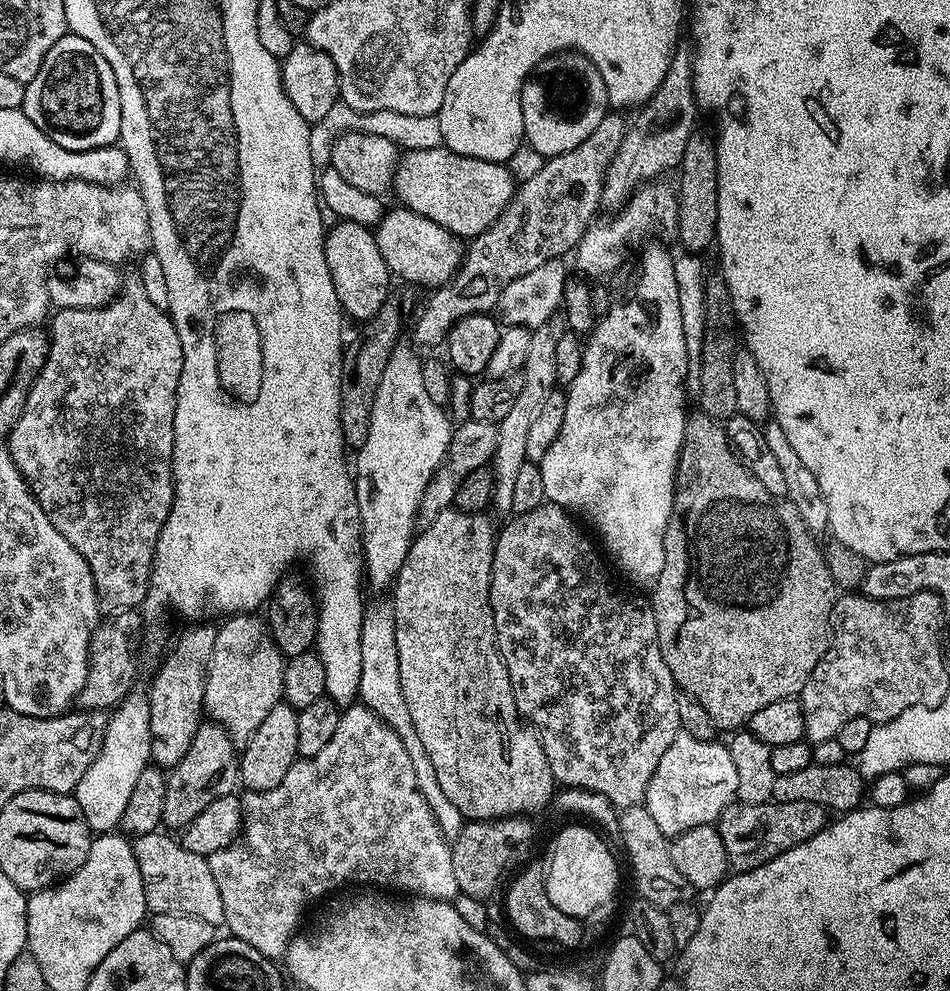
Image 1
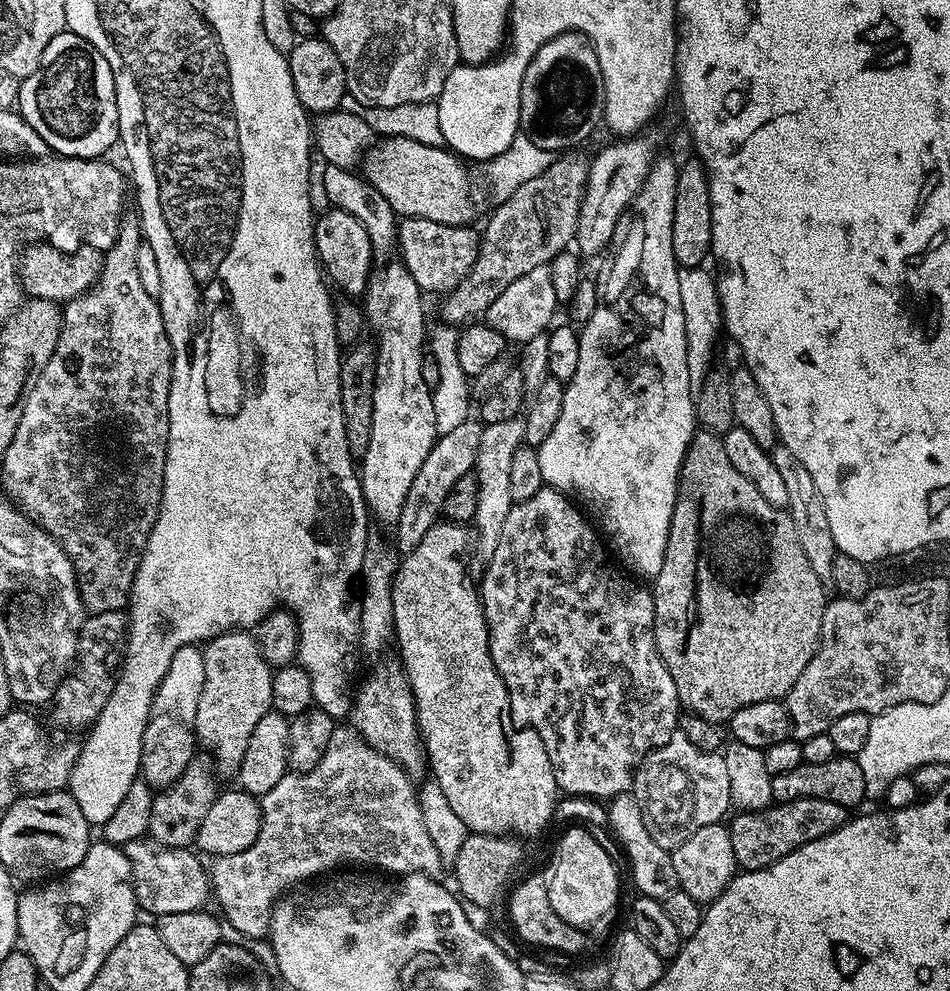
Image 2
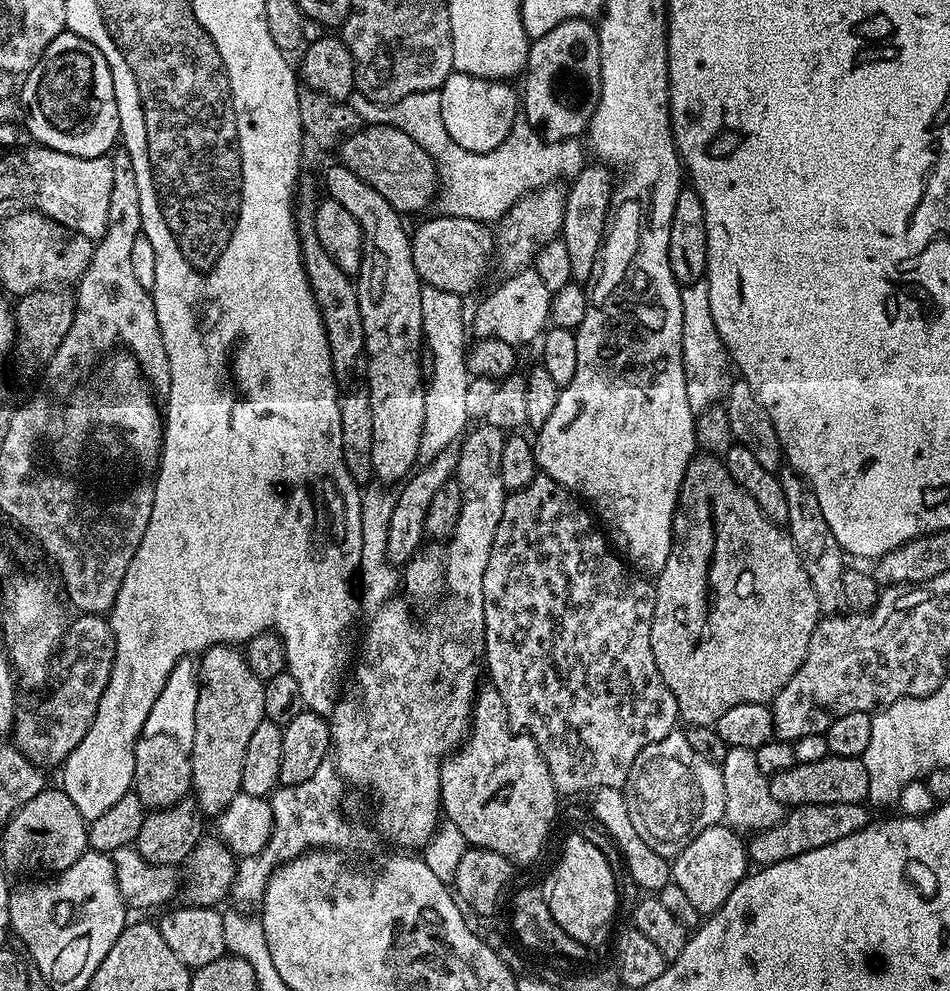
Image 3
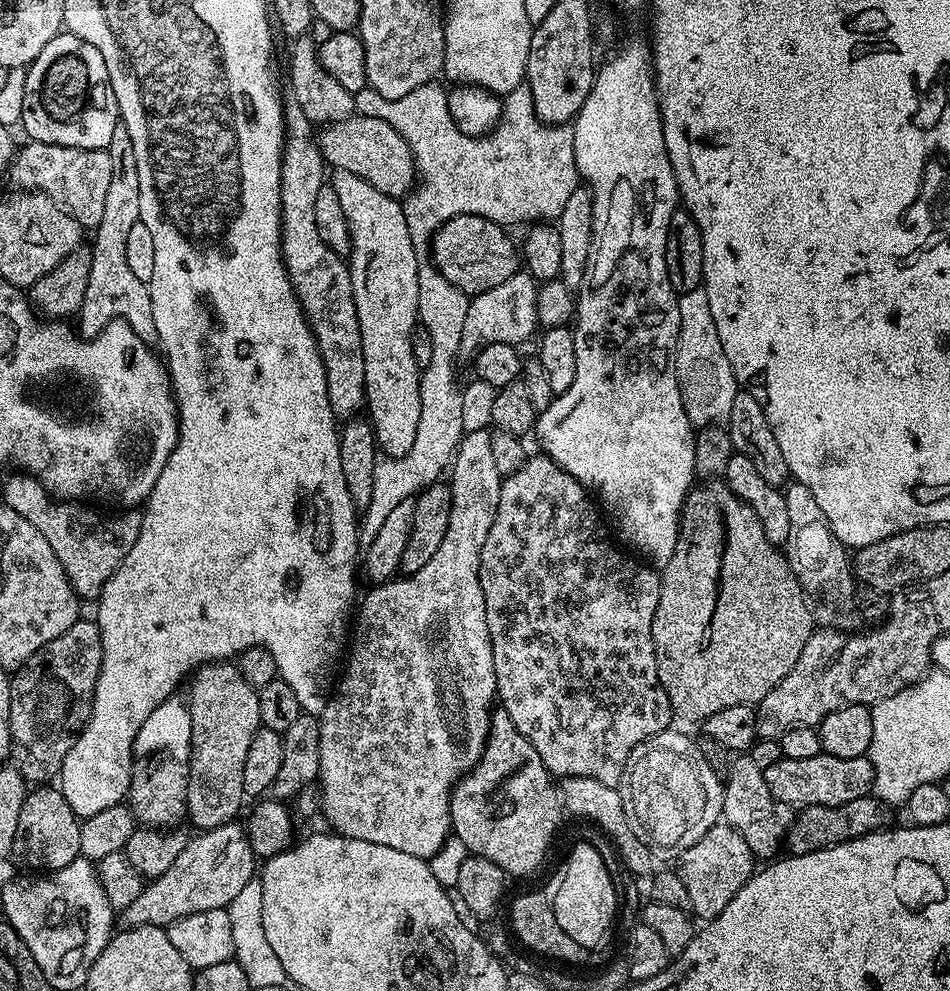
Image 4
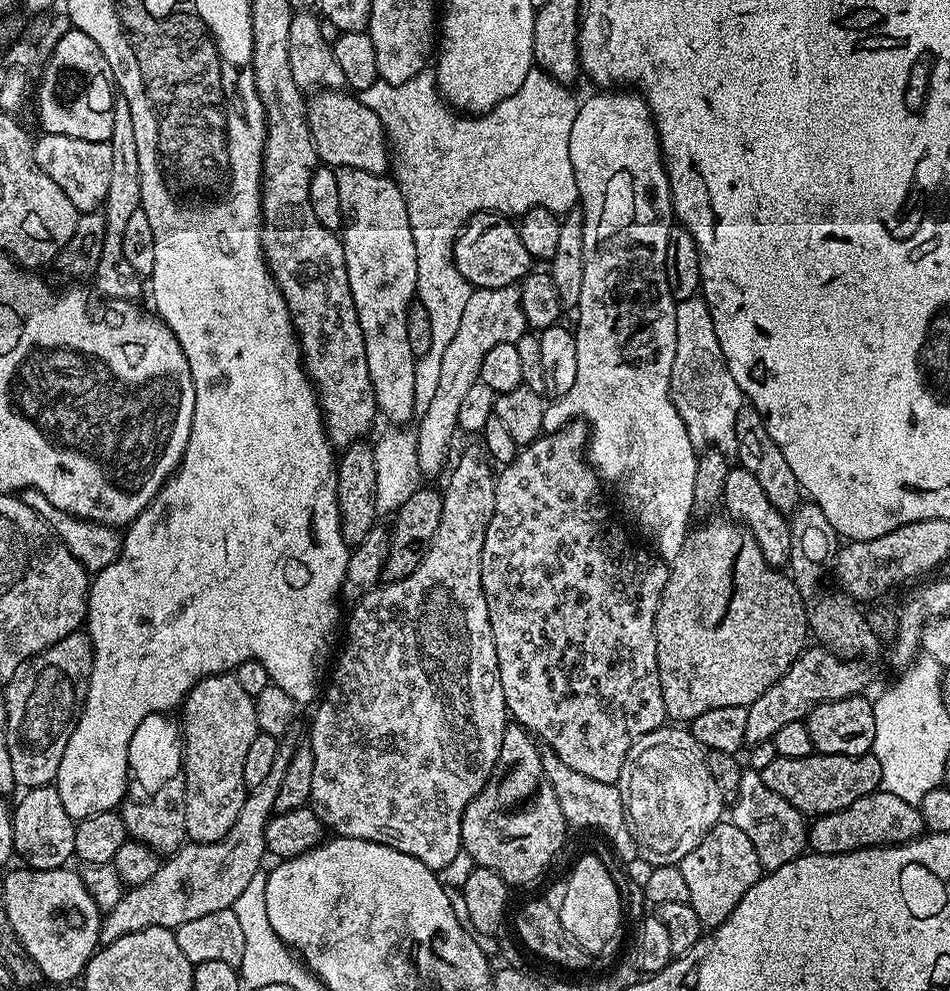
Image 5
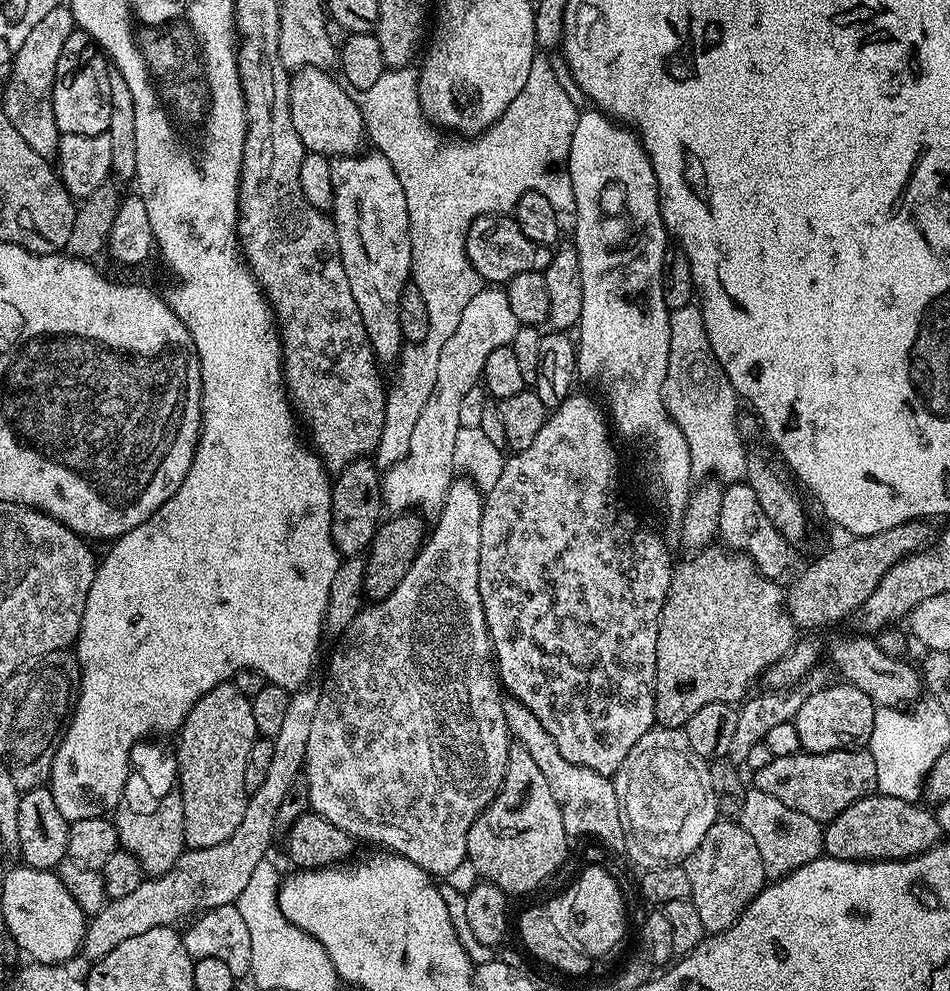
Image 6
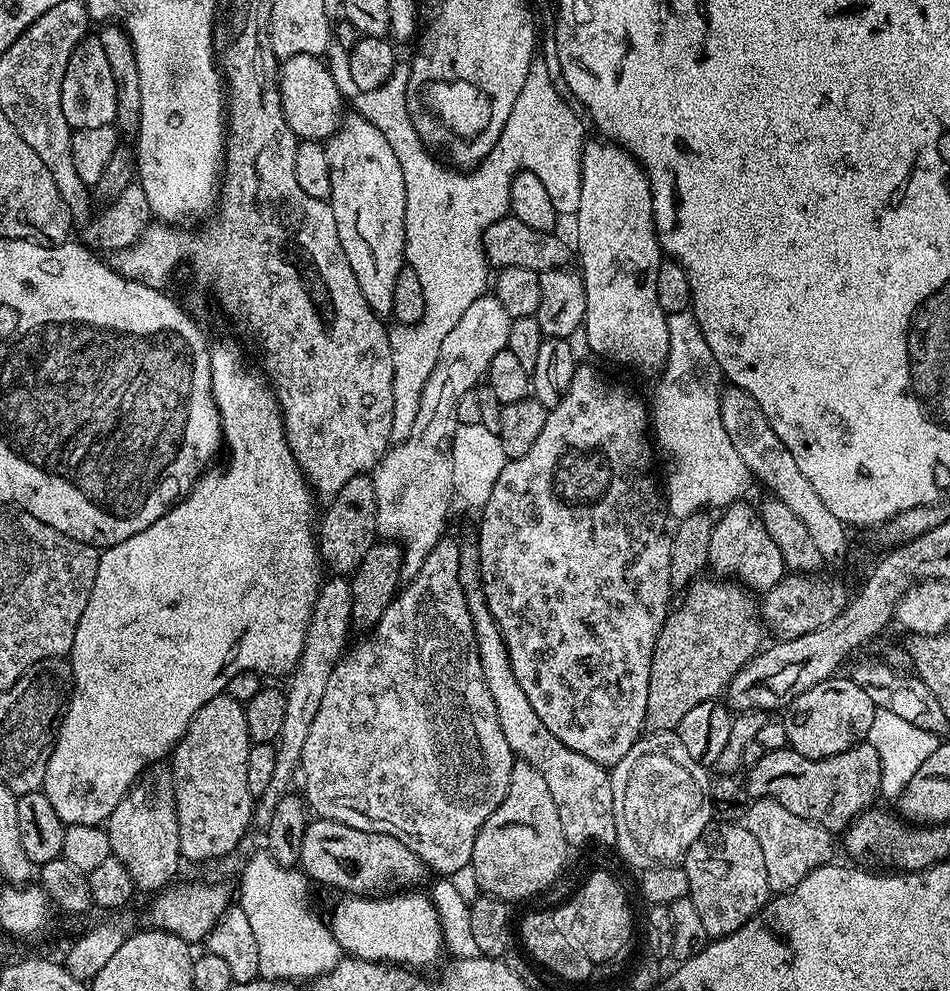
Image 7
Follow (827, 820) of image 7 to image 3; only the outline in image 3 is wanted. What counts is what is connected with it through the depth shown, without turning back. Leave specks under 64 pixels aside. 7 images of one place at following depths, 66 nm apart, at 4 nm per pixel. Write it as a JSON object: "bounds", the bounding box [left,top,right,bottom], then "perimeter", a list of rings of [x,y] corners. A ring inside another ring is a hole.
{"bounds":[770,755,870,806],"perimeter":[[[828,755],[822,762],[796,763],[790,770],[782,770],[770,777],[770,794],[780,804],[795,806],[798,804],[833,804],[846,802],[859,804],[867,801],[870,778],[866,774],[863,759],[854,756]]]}

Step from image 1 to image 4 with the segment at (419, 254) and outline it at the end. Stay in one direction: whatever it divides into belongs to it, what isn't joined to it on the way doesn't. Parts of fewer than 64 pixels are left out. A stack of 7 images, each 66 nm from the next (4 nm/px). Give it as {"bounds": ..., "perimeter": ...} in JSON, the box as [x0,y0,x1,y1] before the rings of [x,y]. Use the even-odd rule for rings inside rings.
{"bounds":[430,216,522,298],"perimeter":[[[459,216],[450,218],[431,238],[430,260],[436,269],[458,290],[462,290],[469,298],[482,294],[486,290],[494,290],[494,286],[502,286],[506,278],[510,278],[521,267],[522,260],[518,255],[518,248],[512,245],[510,237],[504,233],[505,225],[495,220],[487,220],[481,216]]]}

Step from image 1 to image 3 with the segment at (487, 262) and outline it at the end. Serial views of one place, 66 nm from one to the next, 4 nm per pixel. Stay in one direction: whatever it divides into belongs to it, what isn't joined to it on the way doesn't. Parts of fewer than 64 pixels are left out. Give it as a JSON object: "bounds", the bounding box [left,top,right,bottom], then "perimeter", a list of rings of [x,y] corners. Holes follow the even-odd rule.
{"bounds":[494,183,565,274],"perimeter":[[[559,183],[549,184],[539,192],[529,192],[514,206],[510,206],[508,215],[494,228],[494,260],[504,274],[523,272],[535,261],[538,250],[546,242],[557,239],[564,218],[565,189]]]}

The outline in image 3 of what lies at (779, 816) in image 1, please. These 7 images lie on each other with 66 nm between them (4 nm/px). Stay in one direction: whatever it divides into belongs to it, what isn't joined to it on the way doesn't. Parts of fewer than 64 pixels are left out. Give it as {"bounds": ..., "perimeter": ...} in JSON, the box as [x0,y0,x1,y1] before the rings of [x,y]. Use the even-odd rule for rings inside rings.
{"bounds":[746,802,870,866],"perimeter":[[[834,802],[833,804],[795,805],[791,810],[785,811],[784,817],[774,826],[763,828],[761,832],[751,833],[746,844],[749,861],[756,866],[777,864],[803,852],[818,850],[818,846],[838,842],[838,838],[846,838],[846,834],[854,834],[870,823],[867,810],[869,811],[863,803]]]}

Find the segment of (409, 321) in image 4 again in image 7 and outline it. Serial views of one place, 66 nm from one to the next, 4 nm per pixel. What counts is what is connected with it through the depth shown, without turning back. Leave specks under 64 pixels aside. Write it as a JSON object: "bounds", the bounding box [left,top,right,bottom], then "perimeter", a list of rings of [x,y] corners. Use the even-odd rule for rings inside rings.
{"bounds":[324,114,406,318],"perimeter":[[[348,114],[340,121],[340,129],[324,144],[326,162],[330,162],[330,194],[328,200],[334,210],[338,226],[338,242],[346,250],[346,262],[354,270],[358,290],[377,316],[384,318],[391,313],[394,282],[400,269],[406,265],[404,239],[406,238],[406,182],[402,182],[402,166],[394,158],[394,150],[382,135],[382,130],[359,114]]]}

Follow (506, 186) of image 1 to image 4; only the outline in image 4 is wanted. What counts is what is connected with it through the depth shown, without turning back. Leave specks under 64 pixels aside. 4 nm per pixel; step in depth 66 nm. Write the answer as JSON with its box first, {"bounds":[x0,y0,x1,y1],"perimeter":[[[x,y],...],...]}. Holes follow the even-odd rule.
{"bounds":[318,114,418,198],"perimeter":[[[349,114],[344,120],[332,121],[321,132],[324,133],[321,136],[319,133],[318,143],[325,165],[358,174],[358,178],[370,182],[387,196],[404,198],[412,191],[418,179],[416,163],[410,154],[410,146],[406,146],[406,138],[402,138],[390,122],[382,122],[377,116]]]}

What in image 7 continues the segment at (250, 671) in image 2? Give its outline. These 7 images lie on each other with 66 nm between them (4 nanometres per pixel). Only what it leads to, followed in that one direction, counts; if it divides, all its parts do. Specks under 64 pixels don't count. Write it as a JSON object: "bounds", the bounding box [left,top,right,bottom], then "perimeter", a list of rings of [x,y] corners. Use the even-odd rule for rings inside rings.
{"bounds":[170,694,254,860],"perimeter":[[[227,694],[210,698],[206,706],[194,714],[186,734],[176,743],[171,753],[172,773],[170,779],[176,789],[176,814],[178,816],[178,842],[180,854],[188,860],[214,860],[232,852],[240,839],[248,832],[248,823],[254,820],[254,797],[246,786],[246,754],[252,749],[246,730],[244,704]]]}

